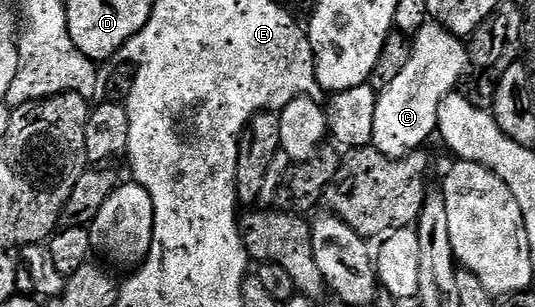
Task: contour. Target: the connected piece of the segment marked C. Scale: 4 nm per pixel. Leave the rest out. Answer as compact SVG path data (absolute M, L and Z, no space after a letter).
M428 22L418 31L418 35L413 37L408 66L404 66L404 71L392 81L392 86L378 93L373 147L377 148L380 154L405 158L408 153L419 151L423 147L422 143L430 135L433 137L437 133L437 107L445 101L447 95L459 87L468 67L466 48L462 44L465 43L459 37L453 36L437 22Z

